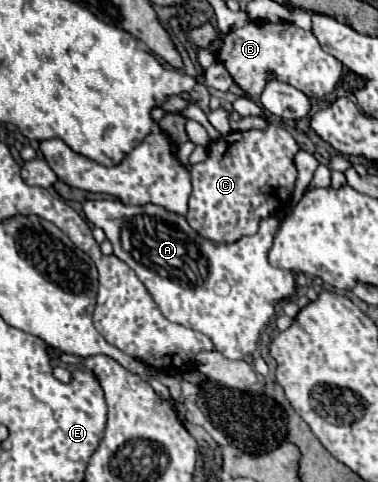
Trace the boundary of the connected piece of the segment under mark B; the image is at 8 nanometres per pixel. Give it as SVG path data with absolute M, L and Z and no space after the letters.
M249 21L245 27L235 29L225 37L221 49L217 51L217 59L227 67L235 83L251 97L257 97L263 91L267 73L275 73L275 77L291 83L307 97L323 99L335 89L343 71L343 65L321 49L311 31L303 31L293 23Z

